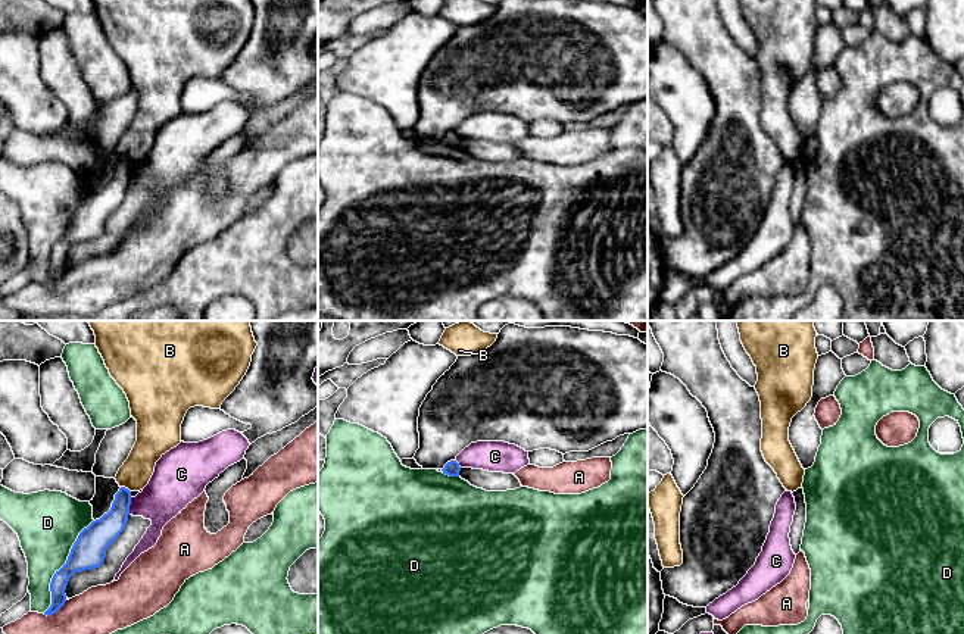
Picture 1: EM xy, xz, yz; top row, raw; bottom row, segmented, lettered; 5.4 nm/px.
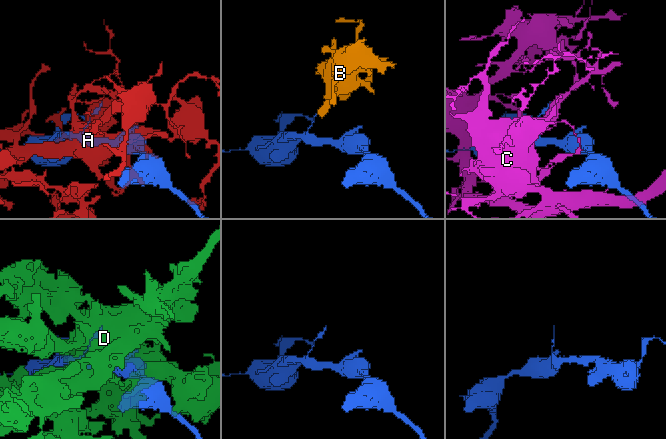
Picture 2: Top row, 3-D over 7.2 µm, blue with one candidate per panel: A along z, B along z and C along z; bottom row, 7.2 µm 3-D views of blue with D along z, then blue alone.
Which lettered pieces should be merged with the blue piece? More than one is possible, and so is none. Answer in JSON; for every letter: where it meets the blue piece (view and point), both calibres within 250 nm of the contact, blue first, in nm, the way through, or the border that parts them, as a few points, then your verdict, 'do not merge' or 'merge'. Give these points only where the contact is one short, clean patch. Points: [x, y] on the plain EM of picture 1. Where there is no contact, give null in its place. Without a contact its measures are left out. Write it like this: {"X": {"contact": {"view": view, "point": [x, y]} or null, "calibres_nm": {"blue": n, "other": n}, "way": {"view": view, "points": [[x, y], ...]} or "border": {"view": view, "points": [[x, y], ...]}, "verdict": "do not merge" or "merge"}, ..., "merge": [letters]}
{"A": {"contact": {"view": "xy", "point": [55, 283]}, "calibres_nm": {"blue": 90, "other": 280}, "verdict": "do not merge"}, "B": {"contact": {"view": "xy", "point": [124, 158]}, "calibres_nm": {"blue": 140, "other": 170}, "border": {"view": "xy", "points": [[121, 156], [130, 162]]}, "verdict": "do not merge"}, "C": {"contact": {"view": "xy", "point": [128, 177]}, "calibres_nm": {"blue": 160, "other": 240}, "verdict": "do not merge"}, "D": {"contact": {"view": "xy", "point": [62, 237]}, "calibres_nm": {"blue": 190, "other": 360}, "verdict": "do not merge"}, "merge": []}

